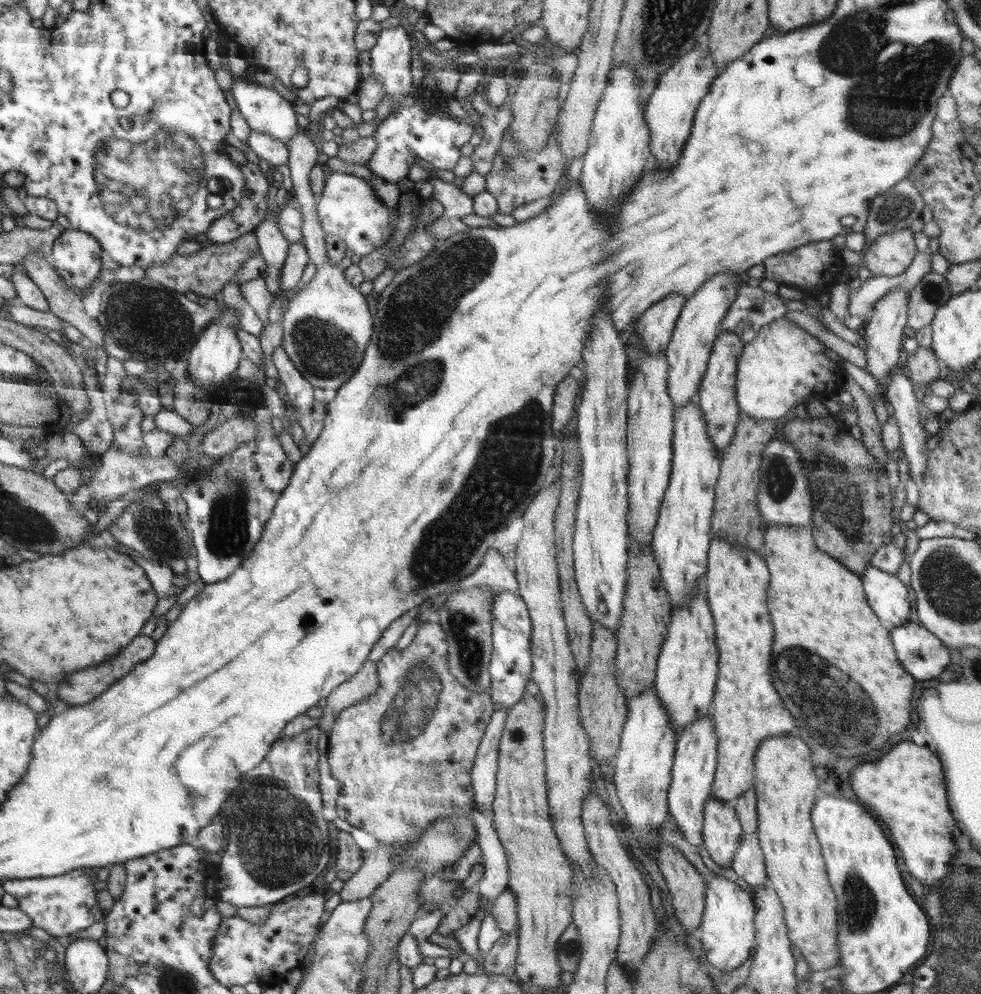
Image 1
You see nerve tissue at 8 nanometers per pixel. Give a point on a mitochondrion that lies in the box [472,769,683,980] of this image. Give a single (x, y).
(569, 949)

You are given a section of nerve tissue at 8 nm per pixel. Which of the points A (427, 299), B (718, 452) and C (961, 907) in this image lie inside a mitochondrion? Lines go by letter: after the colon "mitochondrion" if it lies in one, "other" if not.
A: mitochondrion
B: other
C: mitochondrion

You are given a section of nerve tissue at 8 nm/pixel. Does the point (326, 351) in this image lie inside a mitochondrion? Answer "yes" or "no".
yes

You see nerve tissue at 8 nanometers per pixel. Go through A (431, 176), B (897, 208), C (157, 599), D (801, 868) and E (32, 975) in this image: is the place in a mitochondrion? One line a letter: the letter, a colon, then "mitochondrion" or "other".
A: other
B: mitochondrion
C: other
D: other
E: mitochondrion

